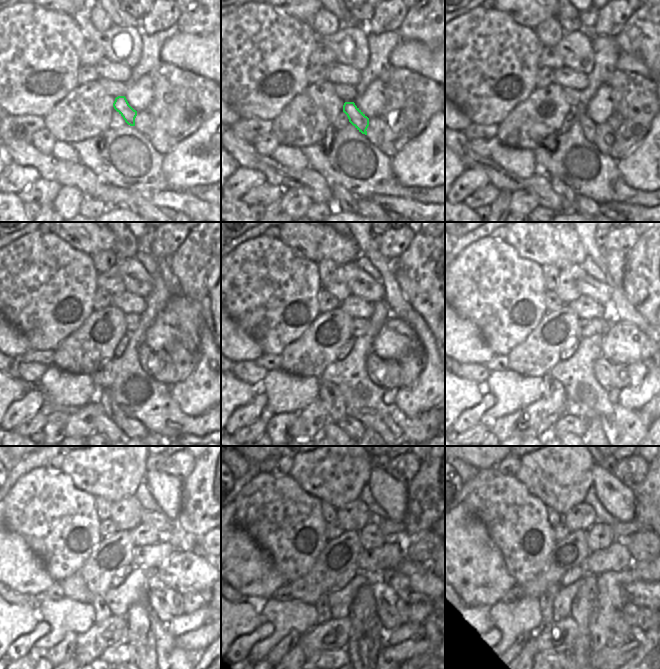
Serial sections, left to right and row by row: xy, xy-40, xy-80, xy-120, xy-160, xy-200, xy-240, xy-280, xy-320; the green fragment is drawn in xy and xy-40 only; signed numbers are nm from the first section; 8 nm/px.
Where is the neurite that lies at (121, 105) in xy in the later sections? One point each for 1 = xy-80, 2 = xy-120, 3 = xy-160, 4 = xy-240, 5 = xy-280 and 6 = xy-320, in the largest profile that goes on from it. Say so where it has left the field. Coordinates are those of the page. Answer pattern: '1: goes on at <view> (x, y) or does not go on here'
1: goes on at xy-80 (589, 127)
2: goes on at xy-120 (143, 352)
3: goes on at xy-160 (377, 369)
4: goes on at xy-240 (157, 603)
5: goes on at xy-280 (390, 619)
6: goes on at xy-320 (620, 624)

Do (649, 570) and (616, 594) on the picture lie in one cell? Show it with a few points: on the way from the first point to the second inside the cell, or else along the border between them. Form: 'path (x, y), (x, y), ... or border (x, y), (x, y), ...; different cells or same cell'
path (639, 571), (624, 577), (617, 584); same cell

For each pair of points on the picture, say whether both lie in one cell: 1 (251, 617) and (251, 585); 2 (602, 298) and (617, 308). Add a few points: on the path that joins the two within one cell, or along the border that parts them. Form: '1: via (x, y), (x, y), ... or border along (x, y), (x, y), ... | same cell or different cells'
1: border along (247, 601), (258, 605), (261, 609) | different cells
2: border along (606, 282), (610, 287), (610, 308) | different cells

